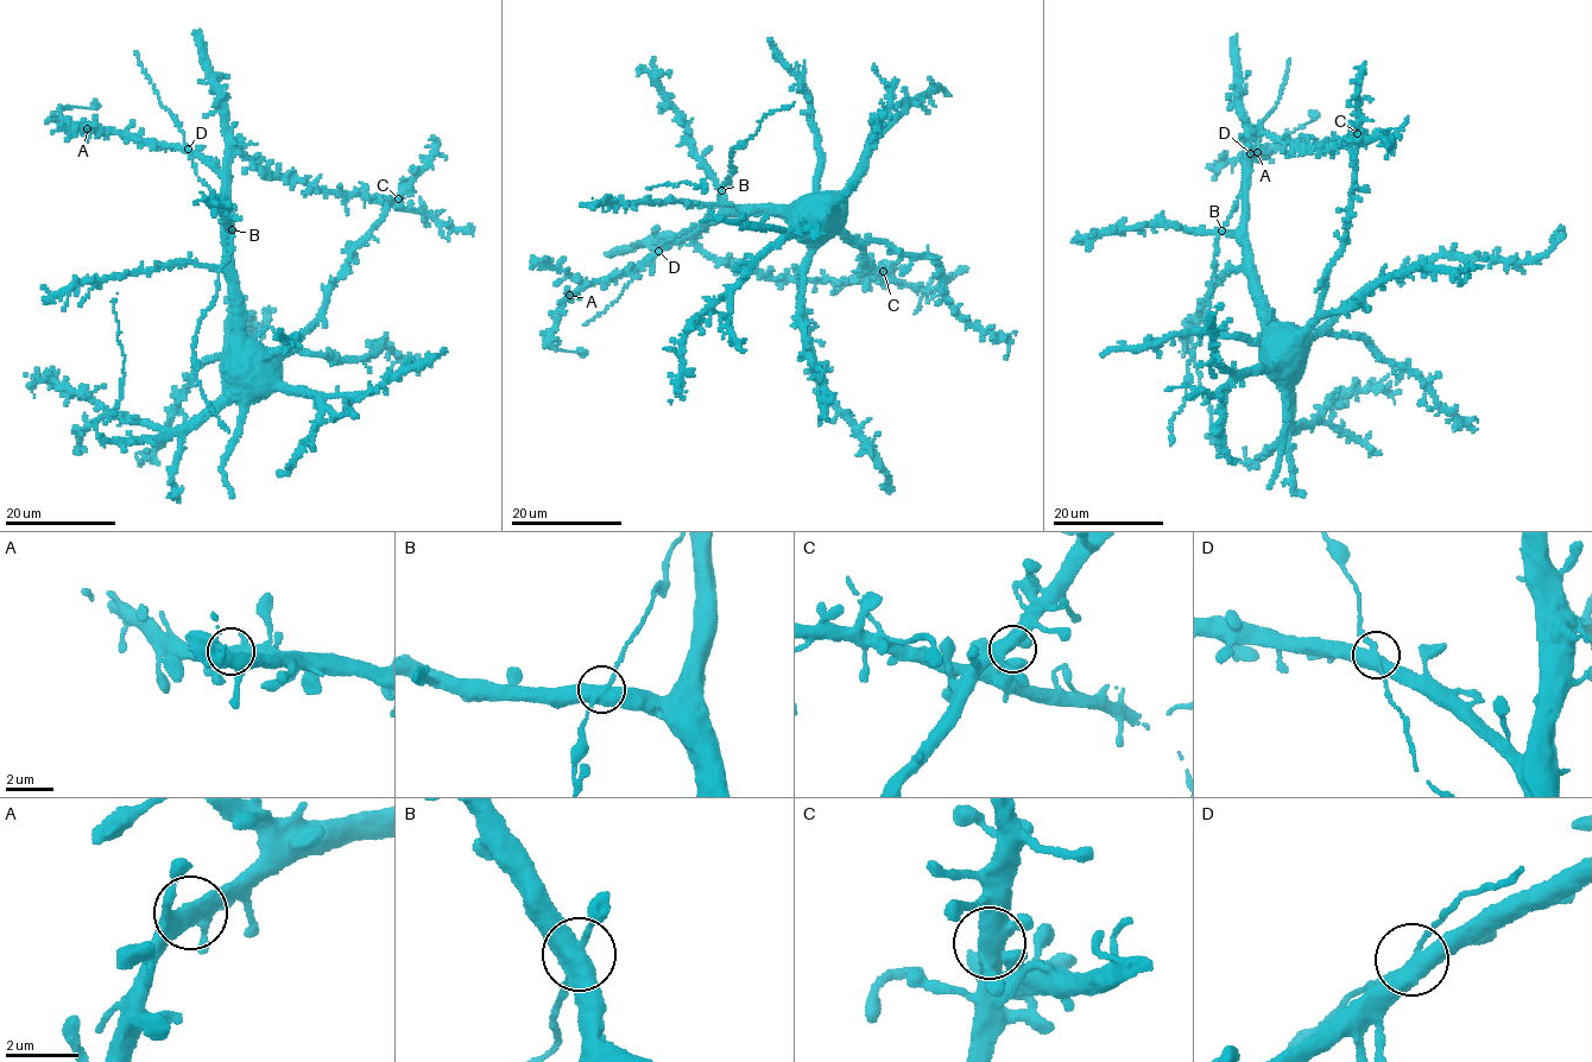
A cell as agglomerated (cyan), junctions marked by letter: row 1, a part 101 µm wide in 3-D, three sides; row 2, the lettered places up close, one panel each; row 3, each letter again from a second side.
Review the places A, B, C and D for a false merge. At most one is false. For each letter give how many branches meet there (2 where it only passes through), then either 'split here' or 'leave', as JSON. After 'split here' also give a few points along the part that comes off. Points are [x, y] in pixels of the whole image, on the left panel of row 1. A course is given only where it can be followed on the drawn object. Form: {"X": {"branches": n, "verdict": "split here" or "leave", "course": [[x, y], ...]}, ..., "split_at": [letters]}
{"A": {"branches": 4, "verdict": "leave"}, "B": {"branches": 4, "verdict": "leave"}, "C": {"branches": 4, "verdict": "leave"}, "D": {"branches": 4, "verdict": "leave"}, "split_at": []}

